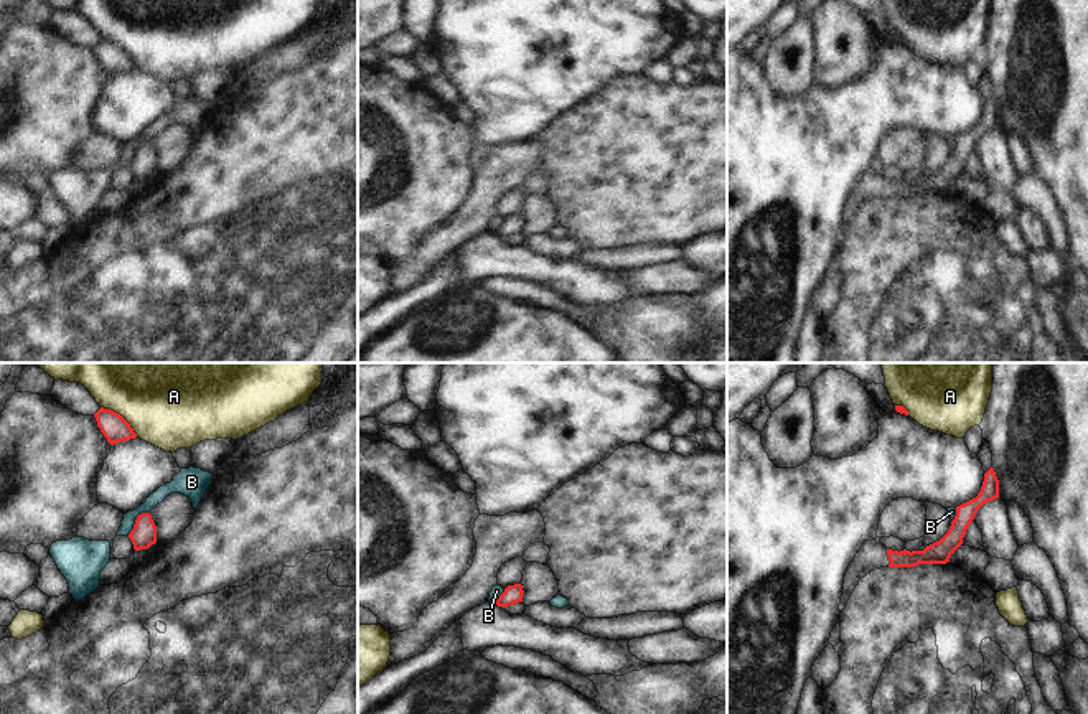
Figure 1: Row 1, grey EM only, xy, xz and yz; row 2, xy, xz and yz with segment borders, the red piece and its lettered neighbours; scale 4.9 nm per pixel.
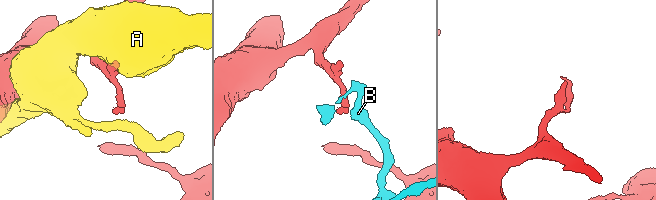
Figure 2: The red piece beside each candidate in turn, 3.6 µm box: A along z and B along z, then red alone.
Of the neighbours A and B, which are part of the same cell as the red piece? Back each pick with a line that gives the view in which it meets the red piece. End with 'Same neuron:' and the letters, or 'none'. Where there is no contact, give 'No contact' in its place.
Same neuron: none.

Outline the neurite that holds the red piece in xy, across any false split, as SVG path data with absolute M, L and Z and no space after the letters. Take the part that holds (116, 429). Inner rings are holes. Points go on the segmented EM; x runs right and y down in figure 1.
M101 407L94 417L97 420L97 427L110 445L137 437L130 424L120 414L110 409Z

